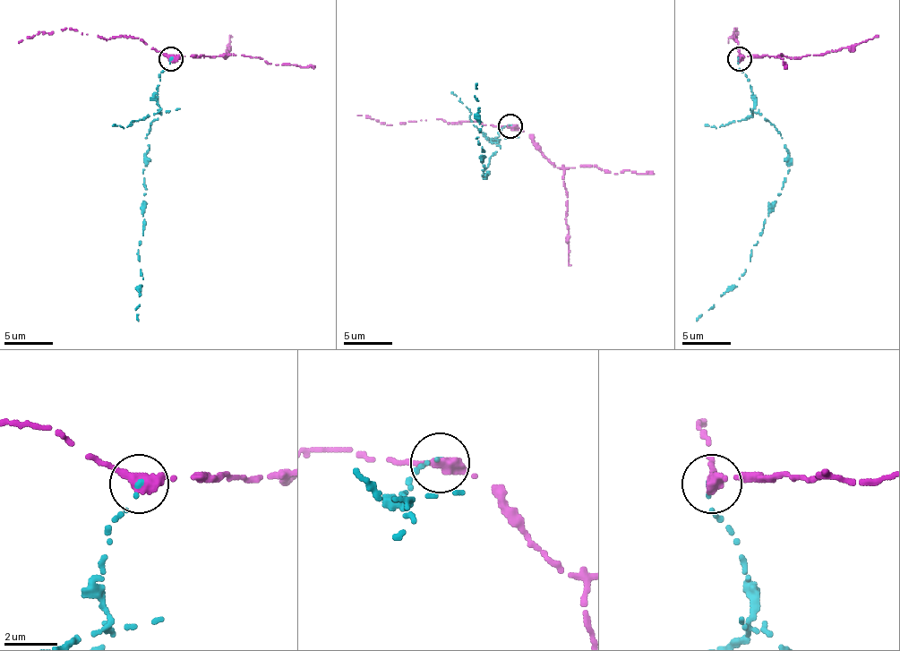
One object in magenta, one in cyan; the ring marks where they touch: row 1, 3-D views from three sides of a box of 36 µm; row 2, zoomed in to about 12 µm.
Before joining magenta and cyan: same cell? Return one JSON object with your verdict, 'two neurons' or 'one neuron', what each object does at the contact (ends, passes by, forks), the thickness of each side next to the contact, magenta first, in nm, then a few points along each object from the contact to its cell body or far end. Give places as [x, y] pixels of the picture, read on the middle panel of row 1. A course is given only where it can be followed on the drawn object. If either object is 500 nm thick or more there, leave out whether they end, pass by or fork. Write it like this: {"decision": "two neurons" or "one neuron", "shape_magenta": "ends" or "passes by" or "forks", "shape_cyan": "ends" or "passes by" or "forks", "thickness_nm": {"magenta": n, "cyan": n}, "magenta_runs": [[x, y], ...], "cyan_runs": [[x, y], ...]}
{"decision": "two neurons", "shape_magenta": "passes by", "shape_cyan": "ends", "thickness_nm": {"magenta": 400, "cyan": 150}, "magenta_runs": [[510, 126], [440, 119], [381, 124], [366, 115], [357, 115]], "cyan_runs": [[510, 124], [498, 132], [488, 173], [481, 175], [476, 82]]}

